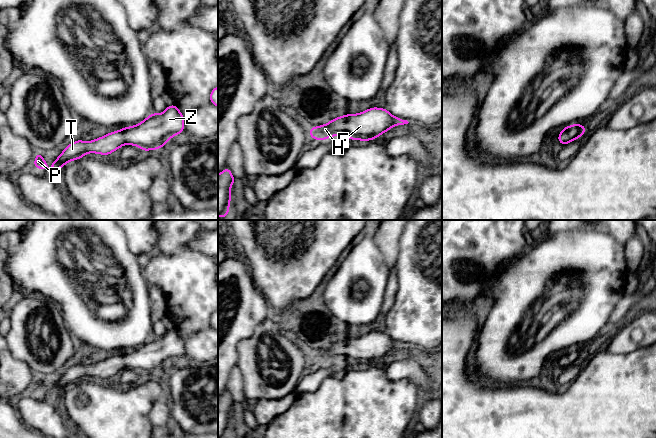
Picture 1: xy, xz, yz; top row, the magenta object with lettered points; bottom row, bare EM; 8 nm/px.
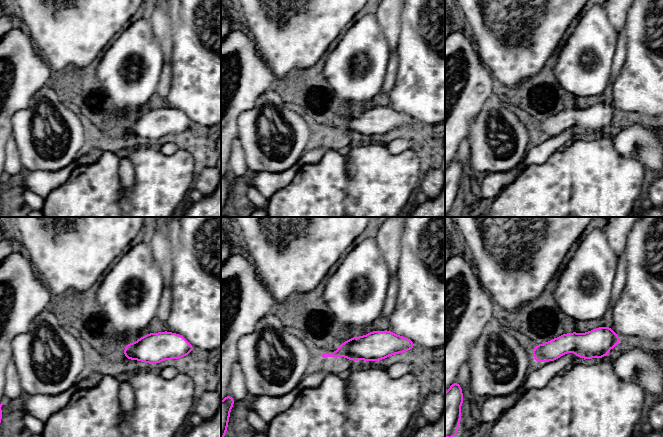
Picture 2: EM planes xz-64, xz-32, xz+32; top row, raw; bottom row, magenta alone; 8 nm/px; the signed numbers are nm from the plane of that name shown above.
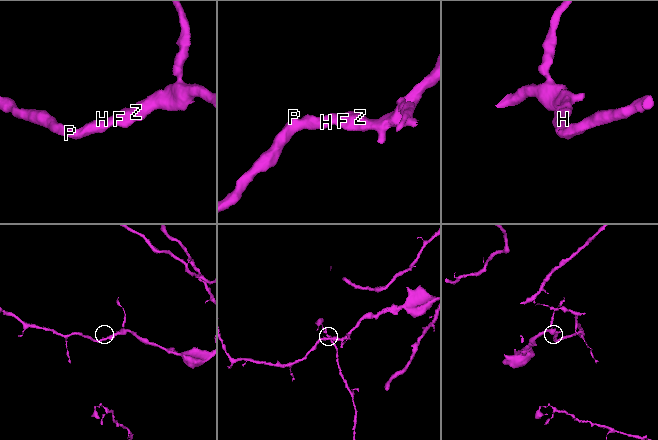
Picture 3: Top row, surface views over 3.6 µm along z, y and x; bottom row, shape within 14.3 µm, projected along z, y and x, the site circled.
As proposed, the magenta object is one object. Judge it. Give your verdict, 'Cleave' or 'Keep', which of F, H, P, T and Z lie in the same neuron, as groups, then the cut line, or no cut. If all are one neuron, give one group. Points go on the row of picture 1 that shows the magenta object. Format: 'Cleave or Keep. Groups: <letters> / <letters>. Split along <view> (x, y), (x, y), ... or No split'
Keep. Groups: F H P T Z. No split

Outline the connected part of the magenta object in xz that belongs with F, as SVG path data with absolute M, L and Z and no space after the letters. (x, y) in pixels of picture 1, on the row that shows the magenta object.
M373 107L359 114L347 114L327 124L312 127L309 133L315 140L326 140L343 134L348 139L368 141L374 140L395 125L408 123L407 120L394 117L385 108Z

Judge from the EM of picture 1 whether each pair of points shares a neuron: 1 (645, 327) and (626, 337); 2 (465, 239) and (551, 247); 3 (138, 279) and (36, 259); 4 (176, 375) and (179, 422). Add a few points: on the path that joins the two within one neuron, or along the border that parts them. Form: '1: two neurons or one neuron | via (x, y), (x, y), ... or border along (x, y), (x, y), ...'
1: one neuron | via (640, 332), (631, 335)
2: two neurons | border along (526, 247), (507, 262)
3: one neuron | via (134, 315), (122, 327), (95, 327), (63, 295)
4: one neuron | via (179, 387), (179, 410)

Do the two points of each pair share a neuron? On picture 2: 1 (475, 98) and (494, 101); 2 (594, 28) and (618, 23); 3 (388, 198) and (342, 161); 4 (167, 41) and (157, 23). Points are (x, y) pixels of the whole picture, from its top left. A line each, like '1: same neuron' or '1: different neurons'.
1: different neurons
2: different neurons
3: same neuron
4: same neuron

